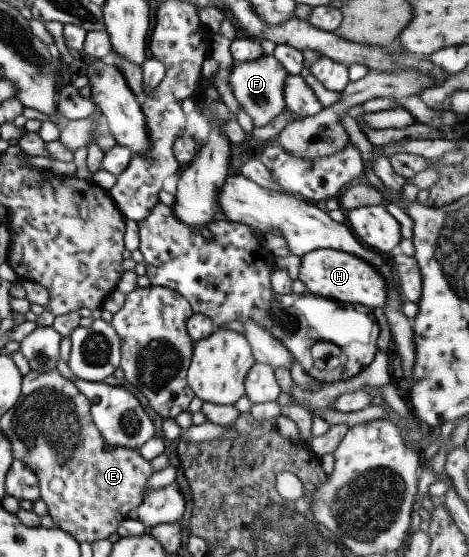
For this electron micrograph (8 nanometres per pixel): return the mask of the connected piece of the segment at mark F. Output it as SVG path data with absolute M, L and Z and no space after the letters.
M271 55L263 56L249 60L231 62L231 70L227 76L227 86L230 88L231 94L235 97L238 106L249 115L253 128L265 127L269 121L276 115L279 115L285 108L283 103L283 89L287 72L277 59Z

